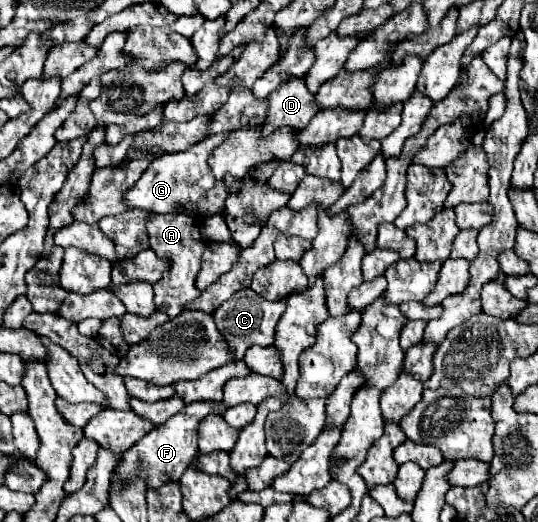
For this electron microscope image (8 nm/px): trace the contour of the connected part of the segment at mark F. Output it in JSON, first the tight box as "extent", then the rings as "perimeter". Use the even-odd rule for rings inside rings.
{"extent":[114,401,226,489],"perimeter":[[[194,401],[182,409],[182,413],[176,413],[166,421],[166,425],[154,427],[138,445],[134,445],[130,451],[124,453],[120,465],[114,469],[114,477],[120,481],[130,481],[136,475],[144,477],[144,483],[148,489],[158,489],[168,481],[178,481],[182,473],[190,467],[194,457],[198,455],[198,425],[208,415],[222,415],[226,413],[226,405],[222,401]]]}

